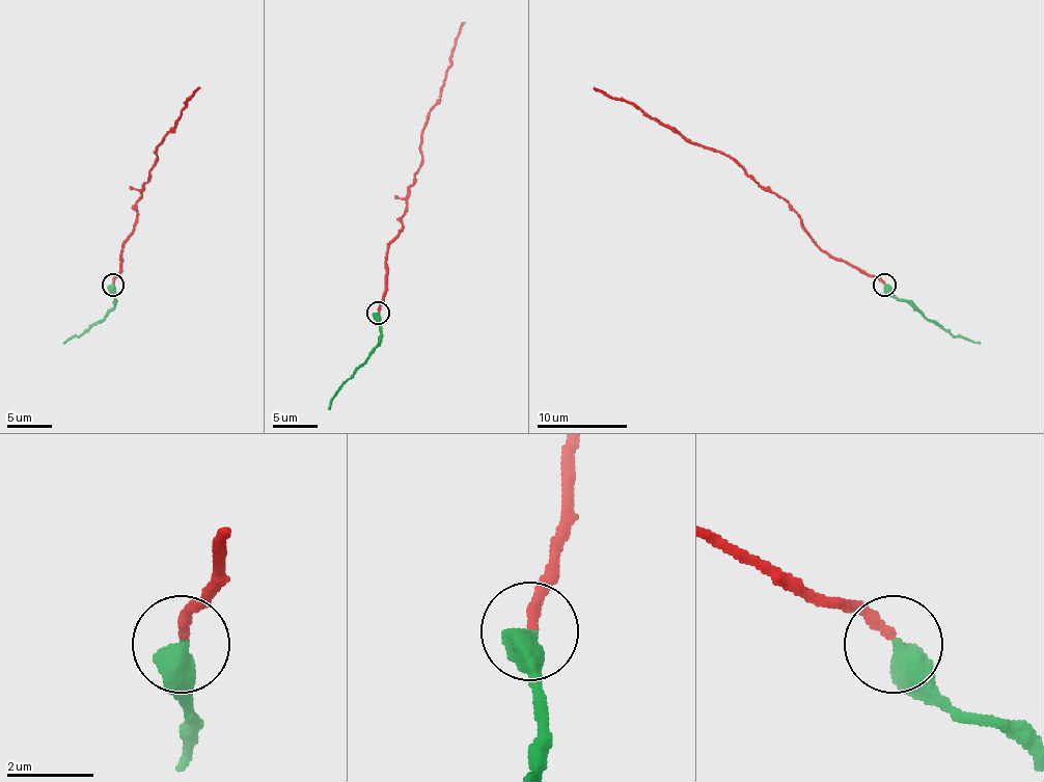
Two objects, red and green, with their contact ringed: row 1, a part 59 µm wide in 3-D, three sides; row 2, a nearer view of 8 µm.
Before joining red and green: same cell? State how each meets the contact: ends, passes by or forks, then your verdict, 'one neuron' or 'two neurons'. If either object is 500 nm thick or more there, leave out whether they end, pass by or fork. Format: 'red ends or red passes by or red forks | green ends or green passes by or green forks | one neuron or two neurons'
two neurons

